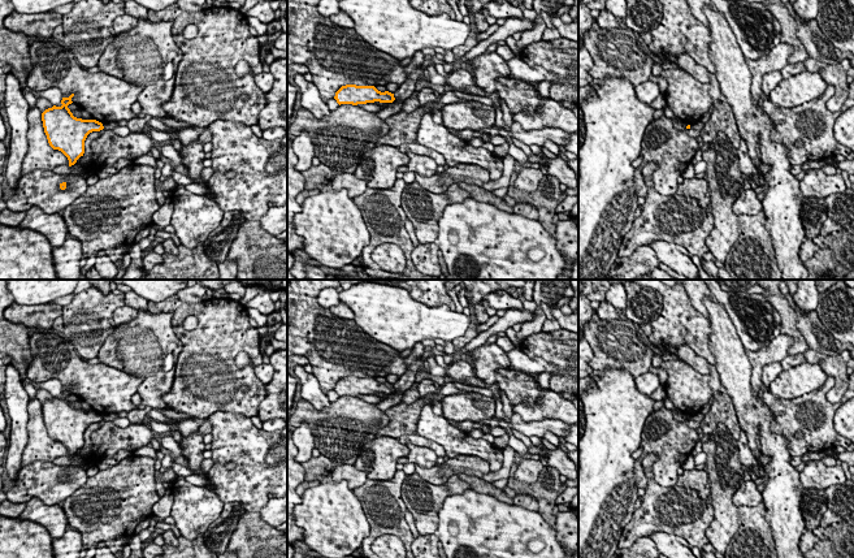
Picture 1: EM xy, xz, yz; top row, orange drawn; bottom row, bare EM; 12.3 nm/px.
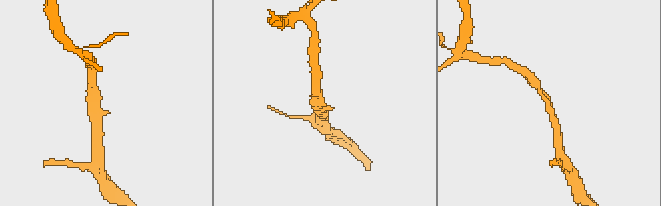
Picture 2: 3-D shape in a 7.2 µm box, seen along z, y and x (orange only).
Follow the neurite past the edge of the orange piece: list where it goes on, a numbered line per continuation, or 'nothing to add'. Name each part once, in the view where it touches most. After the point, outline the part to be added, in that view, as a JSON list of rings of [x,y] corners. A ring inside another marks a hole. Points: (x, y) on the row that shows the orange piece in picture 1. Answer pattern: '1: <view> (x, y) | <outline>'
nothing to add

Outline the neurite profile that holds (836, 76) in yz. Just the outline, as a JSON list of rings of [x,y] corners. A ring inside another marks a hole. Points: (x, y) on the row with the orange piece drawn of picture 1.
[[[810,57],[806,61],[803,61],[803,64],[807,72],[819,73],[828,85],[832,85],[835,87],[835,94],[825,103],[825,107],[831,112],[841,111],[849,95],[849,85],[846,82],[846,78],[848,78],[848,70],[851,68],[850,60],[844,59],[837,65],[829,65]]]

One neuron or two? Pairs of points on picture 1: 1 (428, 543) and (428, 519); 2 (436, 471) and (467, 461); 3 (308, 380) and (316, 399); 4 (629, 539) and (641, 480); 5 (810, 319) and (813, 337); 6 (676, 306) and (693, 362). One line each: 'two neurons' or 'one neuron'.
1: two neurons
2: one neuron
3: one neuron
4: two neurons
5: one neuron
6: two neurons

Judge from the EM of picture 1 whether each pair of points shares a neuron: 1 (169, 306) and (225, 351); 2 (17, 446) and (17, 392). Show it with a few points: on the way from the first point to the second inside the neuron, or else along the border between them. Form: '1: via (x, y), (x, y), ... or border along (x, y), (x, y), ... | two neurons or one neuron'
1: via (186, 310), (196, 310), (220, 334) | one neuron
2: via (17, 433), (17, 405) | one neuron

